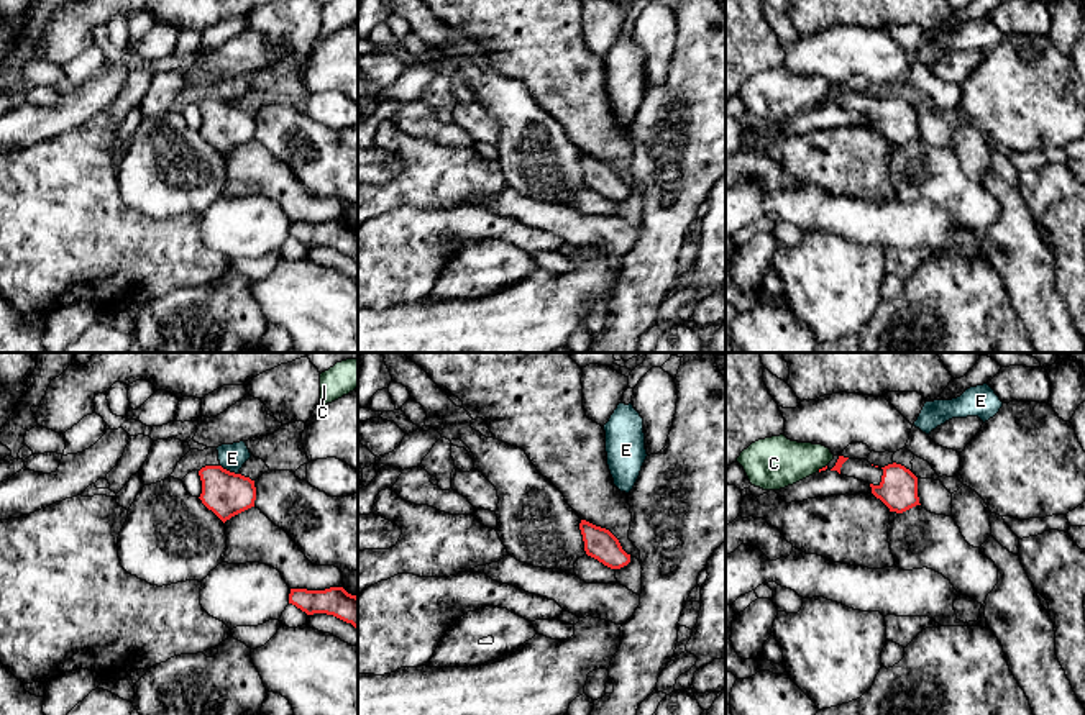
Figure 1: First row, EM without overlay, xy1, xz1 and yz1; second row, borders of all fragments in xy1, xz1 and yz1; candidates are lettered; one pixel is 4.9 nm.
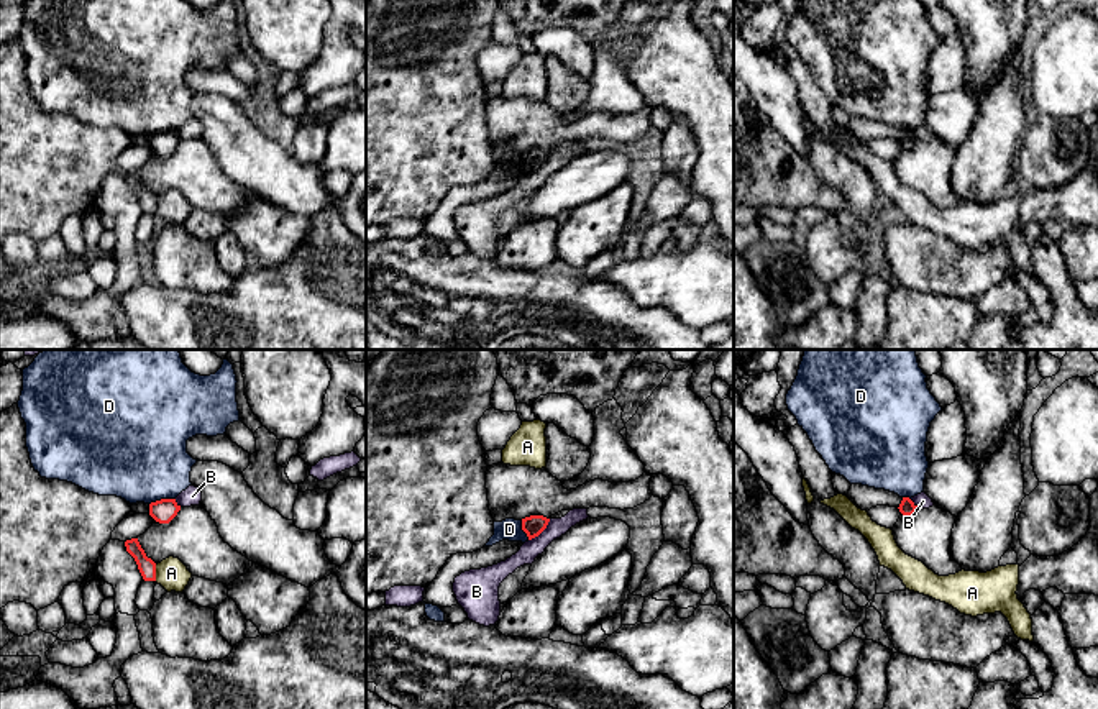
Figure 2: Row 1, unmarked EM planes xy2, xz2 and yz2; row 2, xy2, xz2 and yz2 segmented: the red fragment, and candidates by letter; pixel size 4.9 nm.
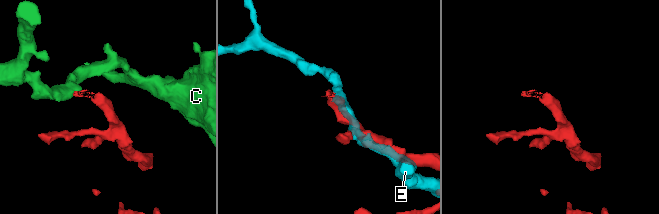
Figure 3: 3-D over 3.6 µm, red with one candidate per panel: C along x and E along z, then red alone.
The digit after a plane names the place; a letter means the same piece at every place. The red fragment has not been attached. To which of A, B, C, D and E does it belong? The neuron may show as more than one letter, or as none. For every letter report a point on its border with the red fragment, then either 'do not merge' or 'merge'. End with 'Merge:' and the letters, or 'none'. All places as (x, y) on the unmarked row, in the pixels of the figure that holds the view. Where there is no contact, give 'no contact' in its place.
A: meets red in xy2 at (155, 205); do not merge
B: meets red in xz2 at (540, 164); do not merge
C: meets red in yz1 at (823, 100); do not merge
D: meets red in xy2 at (161, 132); do not merge
E: meets red in xy1 at (228, 104); do not merge
Merge: none

